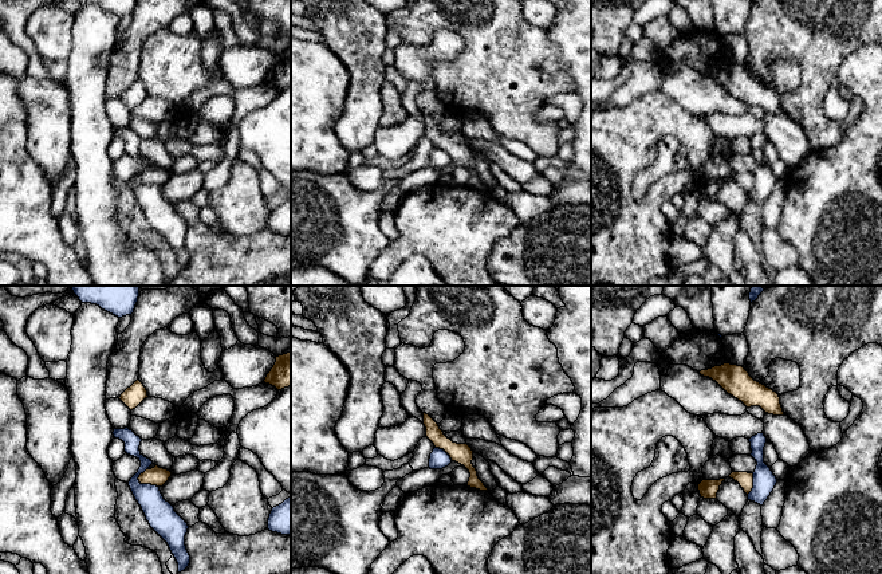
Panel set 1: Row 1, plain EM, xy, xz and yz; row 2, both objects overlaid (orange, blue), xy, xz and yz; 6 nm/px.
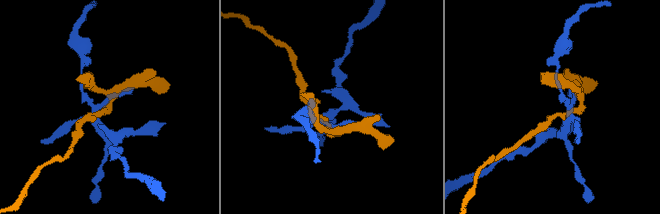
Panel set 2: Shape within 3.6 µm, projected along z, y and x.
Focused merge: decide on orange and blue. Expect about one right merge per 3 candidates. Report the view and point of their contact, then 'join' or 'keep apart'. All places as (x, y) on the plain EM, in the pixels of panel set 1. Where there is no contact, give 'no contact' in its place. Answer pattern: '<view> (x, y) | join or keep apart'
xy (146, 183) | keep apart

